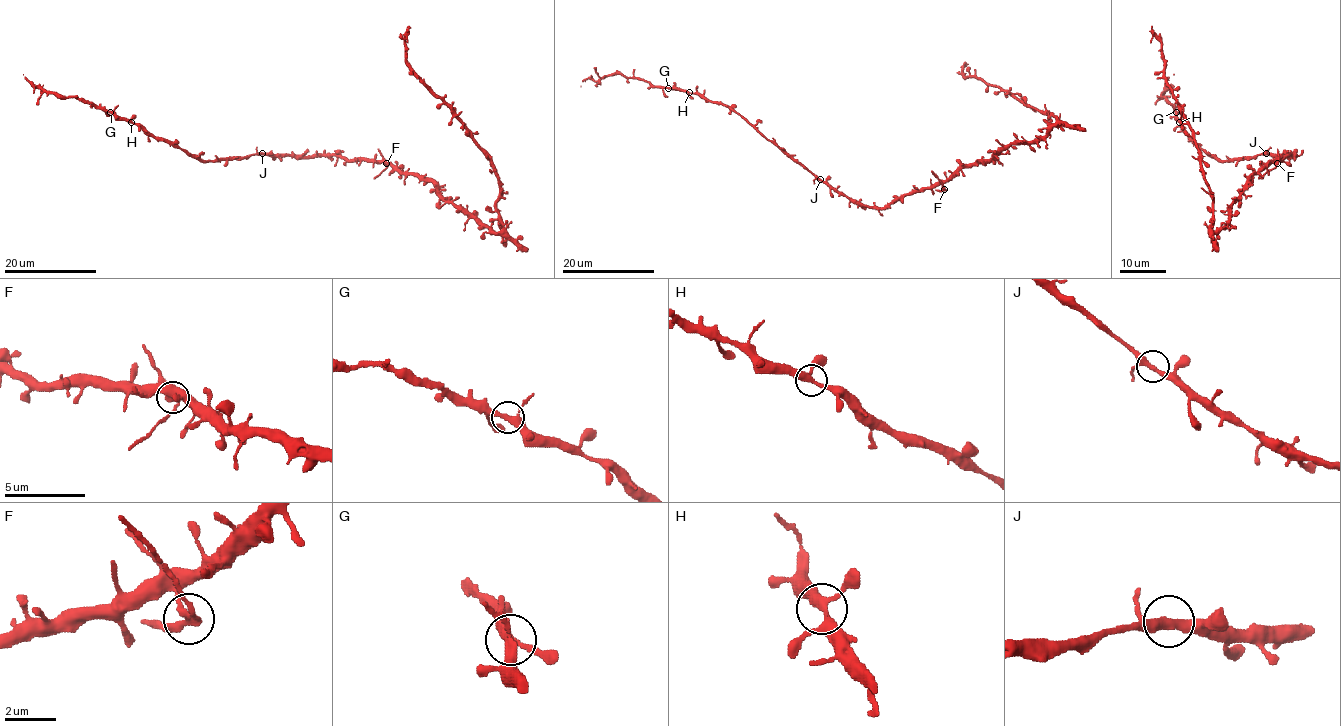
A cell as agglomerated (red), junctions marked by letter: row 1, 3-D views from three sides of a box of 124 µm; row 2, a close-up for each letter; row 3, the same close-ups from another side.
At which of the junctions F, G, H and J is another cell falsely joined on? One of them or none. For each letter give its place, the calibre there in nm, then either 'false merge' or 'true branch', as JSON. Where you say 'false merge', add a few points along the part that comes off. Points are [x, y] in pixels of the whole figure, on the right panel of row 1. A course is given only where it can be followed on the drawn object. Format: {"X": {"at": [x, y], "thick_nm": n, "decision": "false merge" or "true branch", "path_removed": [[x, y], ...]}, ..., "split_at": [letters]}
{"F": {"at": [1277, 163], "thick_nm": 240, "decision": "false merge", "path_removed": [[1277, 163], [1258, 178]]}, "G": {"at": [1176, 112], "thick_nm": 280, "decision": "true branch"}, "H": {"at": [1179, 122], "thick_nm": 280, "decision": "true branch"}, "J": {"at": [1266, 153], "thick_nm": 300, "decision": "true branch"}, "split_at": ["F"]}

